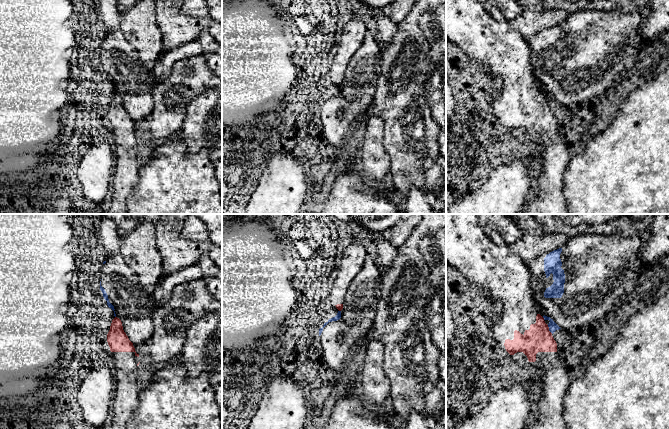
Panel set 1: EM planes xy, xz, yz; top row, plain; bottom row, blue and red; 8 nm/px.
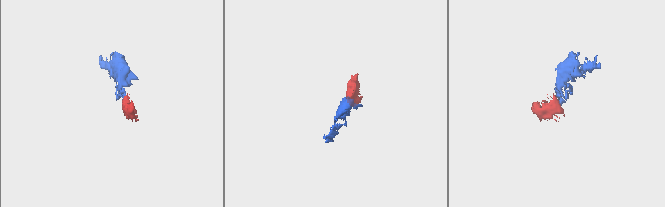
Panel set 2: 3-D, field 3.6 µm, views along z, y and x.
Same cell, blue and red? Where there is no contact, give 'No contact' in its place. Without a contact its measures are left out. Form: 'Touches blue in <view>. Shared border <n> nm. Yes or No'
Touches blue in yz. Shared border 80 nm. No

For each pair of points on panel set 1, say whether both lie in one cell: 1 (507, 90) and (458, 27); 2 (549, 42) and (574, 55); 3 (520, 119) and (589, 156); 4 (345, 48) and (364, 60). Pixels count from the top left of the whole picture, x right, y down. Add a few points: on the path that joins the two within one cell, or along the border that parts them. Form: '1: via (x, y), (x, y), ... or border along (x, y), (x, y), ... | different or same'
1: via (501, 71), (482, 52), (469, 52), (462, 46) | same
2: via (555, 42), (562, 43), (568, 49) | same
3: border along (570, 157), (562, 179) | different
4: border along (363, 39), (363, 42), (352, 55) | different

